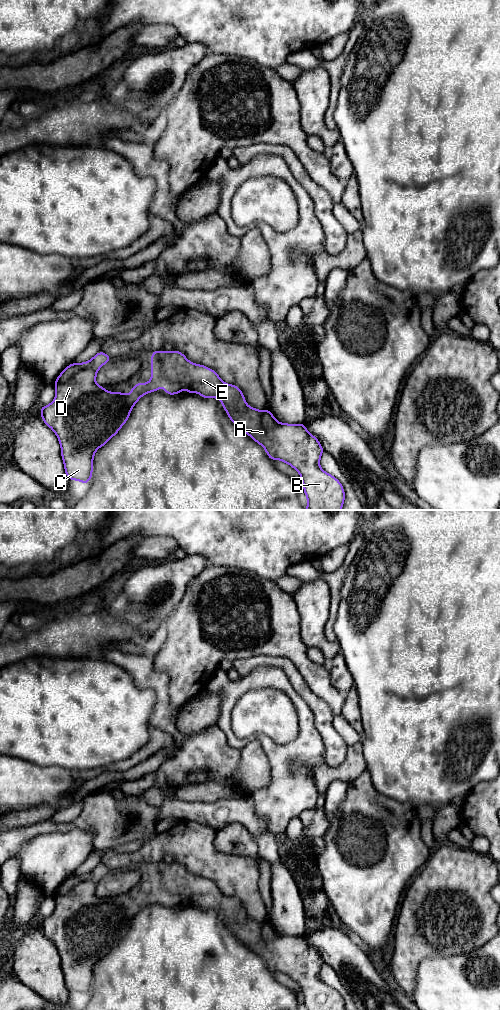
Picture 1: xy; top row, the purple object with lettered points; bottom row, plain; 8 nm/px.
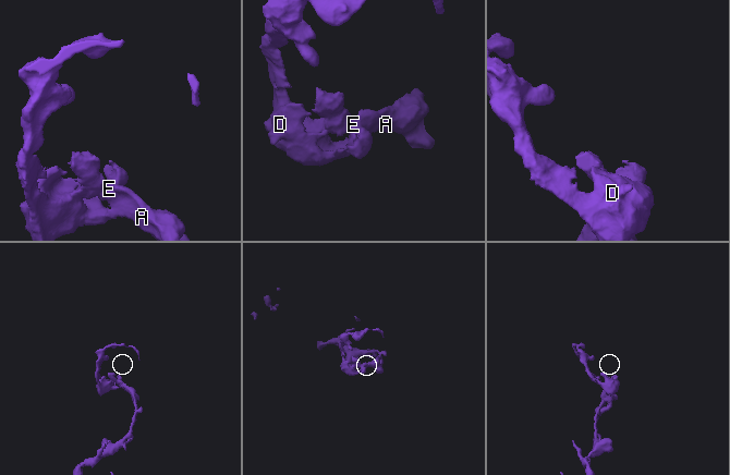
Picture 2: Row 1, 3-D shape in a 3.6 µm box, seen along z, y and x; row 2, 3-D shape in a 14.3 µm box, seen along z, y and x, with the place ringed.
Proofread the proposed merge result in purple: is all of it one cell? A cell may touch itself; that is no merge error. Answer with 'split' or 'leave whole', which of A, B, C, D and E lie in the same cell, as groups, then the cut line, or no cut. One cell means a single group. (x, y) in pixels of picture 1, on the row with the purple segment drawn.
leave whole | A B C D E | no cut

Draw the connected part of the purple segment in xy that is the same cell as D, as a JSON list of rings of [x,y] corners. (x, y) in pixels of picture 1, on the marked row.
[[[103,351],[89,361],[71,363],[54,382],[54,400],[40,408],[43,422],[56,434],[61,447],[61,457],[68,479],[87,484],[92,478],[95,452],[115,436],[127,422],[134,405],[139,399],[164,388],[168,395],[179,394],[182,390],[203,398],[221,401],[229,419],[256,443],[260,444],[271,460],[280,460],[293,467],[300,475],[307,498],[306,510],[341,510],[344,505],[345,491],[340,481],[320,467],[324,451],[319,440],[310,434],[303,423],[288,424],[278,422],[267,408],[257,410],[250,407],[238,386],[225,383],[215,370],[190,362],[180,351],[152,351],[151,380],[136,383],[130,394],[108,392],[96,383],[99,369],[112,358]]]

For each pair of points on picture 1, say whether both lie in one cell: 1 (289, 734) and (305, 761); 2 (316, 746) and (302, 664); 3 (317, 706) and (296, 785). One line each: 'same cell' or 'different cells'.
1: different cells
2: different cells
3: different cells

